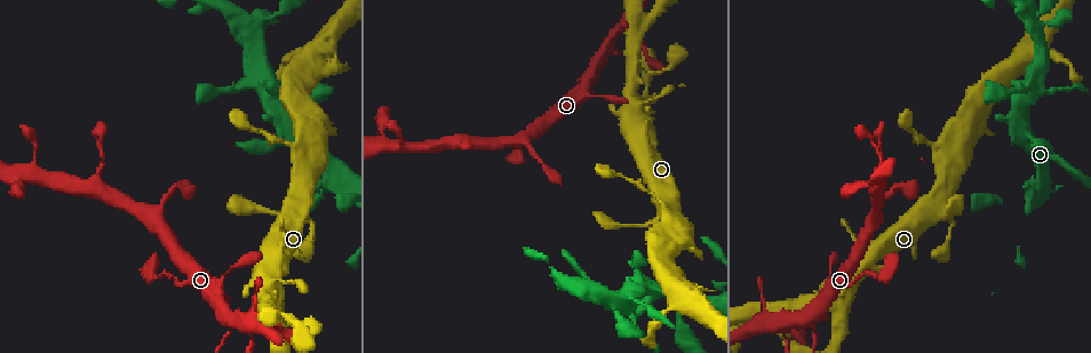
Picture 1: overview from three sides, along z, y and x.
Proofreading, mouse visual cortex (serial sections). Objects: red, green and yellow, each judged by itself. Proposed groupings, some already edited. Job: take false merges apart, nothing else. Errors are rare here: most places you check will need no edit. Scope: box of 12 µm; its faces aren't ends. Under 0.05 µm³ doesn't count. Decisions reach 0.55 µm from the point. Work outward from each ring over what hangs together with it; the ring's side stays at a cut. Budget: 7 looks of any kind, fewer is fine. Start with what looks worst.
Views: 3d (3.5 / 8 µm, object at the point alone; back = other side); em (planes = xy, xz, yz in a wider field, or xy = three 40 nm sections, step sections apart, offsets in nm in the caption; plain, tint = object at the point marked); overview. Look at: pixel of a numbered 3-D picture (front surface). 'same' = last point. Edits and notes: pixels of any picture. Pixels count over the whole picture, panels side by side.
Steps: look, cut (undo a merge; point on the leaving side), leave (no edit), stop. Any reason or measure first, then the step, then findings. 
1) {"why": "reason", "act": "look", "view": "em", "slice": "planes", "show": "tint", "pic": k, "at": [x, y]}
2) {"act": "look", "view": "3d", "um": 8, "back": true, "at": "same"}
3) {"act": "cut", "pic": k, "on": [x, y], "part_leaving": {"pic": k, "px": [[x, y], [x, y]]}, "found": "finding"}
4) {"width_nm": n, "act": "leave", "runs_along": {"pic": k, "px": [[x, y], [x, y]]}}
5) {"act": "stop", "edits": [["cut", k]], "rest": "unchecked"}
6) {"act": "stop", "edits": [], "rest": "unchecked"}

{"why": "sharp bend", "act": "look", "view": "3d", "um": 3.5, "pic": 1, "at": [323, 191]}

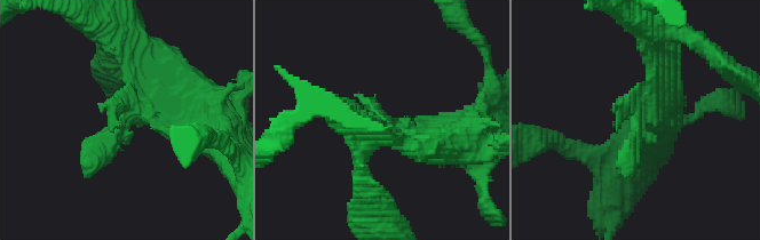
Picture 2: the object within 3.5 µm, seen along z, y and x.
{"why": "need the tissue", "act": "look", "view": "em", "slice": "xy", "step": 5, "show": "tint", "pic": 2, "at": [640, 118]}

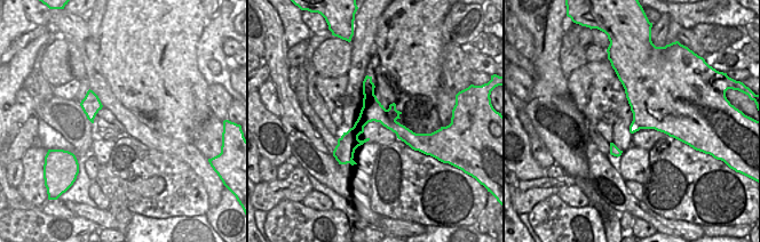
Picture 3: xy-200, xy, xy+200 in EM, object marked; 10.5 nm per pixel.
{"act": "look", "view": "em", "slice": "xy", "step": 2, "show": "tint", "at": "same"}

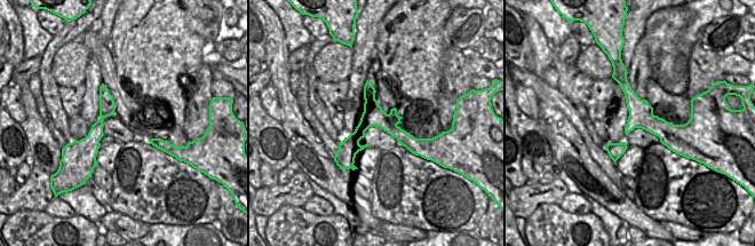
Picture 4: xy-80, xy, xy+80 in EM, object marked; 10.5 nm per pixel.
{"width_nm": 220, "act": "leave", "runs_along": {"pic": 4, "px": [[422, 144], [370, 121], [338, 156]]}, "found": "all the same cell"}

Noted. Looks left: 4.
{"why": "abrupt turn", "act": "look", "view": "3d", "um": 3.5, "pic": 1, "at": [245, 329]}

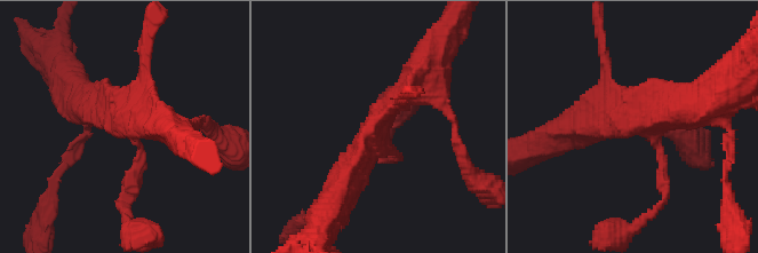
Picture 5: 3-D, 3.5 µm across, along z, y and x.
{"arms": 4, "arm_widths_nm": [150, 200, 350, 400], "why": "now the EM", "act": "look", "view": "em", "slice": "xy", "step": 1, "show": "tint", "pic": 5, "at": [382, 149]}

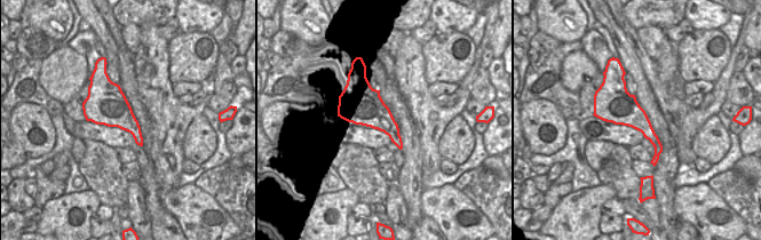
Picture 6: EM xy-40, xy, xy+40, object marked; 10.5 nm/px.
{"act": "leave", "runs_along": {"pic": 5, "px": [[81, 108], [142, 150], [124, 195]]}, "found": "all the same cell"}

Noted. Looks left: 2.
{"act": "look", "view": "3d", "um": 3.5, "back": true, "pic": 1, "at": [670, 307]}

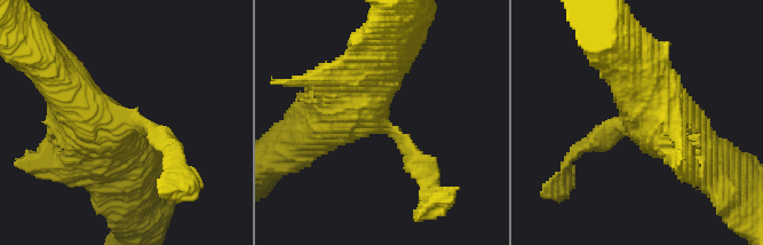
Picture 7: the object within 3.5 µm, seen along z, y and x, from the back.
{"why": "now the EM", "act": "look", "view": "em", "slice": "xy", "step": 1, "show": "tint", "pic": 7, "at": [123, 127]}

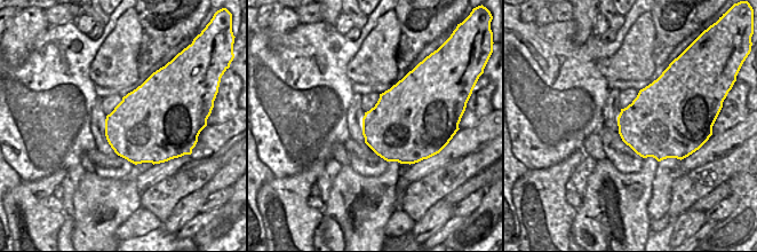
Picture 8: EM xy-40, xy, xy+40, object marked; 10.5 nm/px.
{"act": "leave", "runs_along": {"pic": 7, "px": [[710, 164], [654, 118], [628, 69]]}, "found": "one cell here"}

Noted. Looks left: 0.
{"act": "stop", "edits": [], "rest": "unchecked"}

